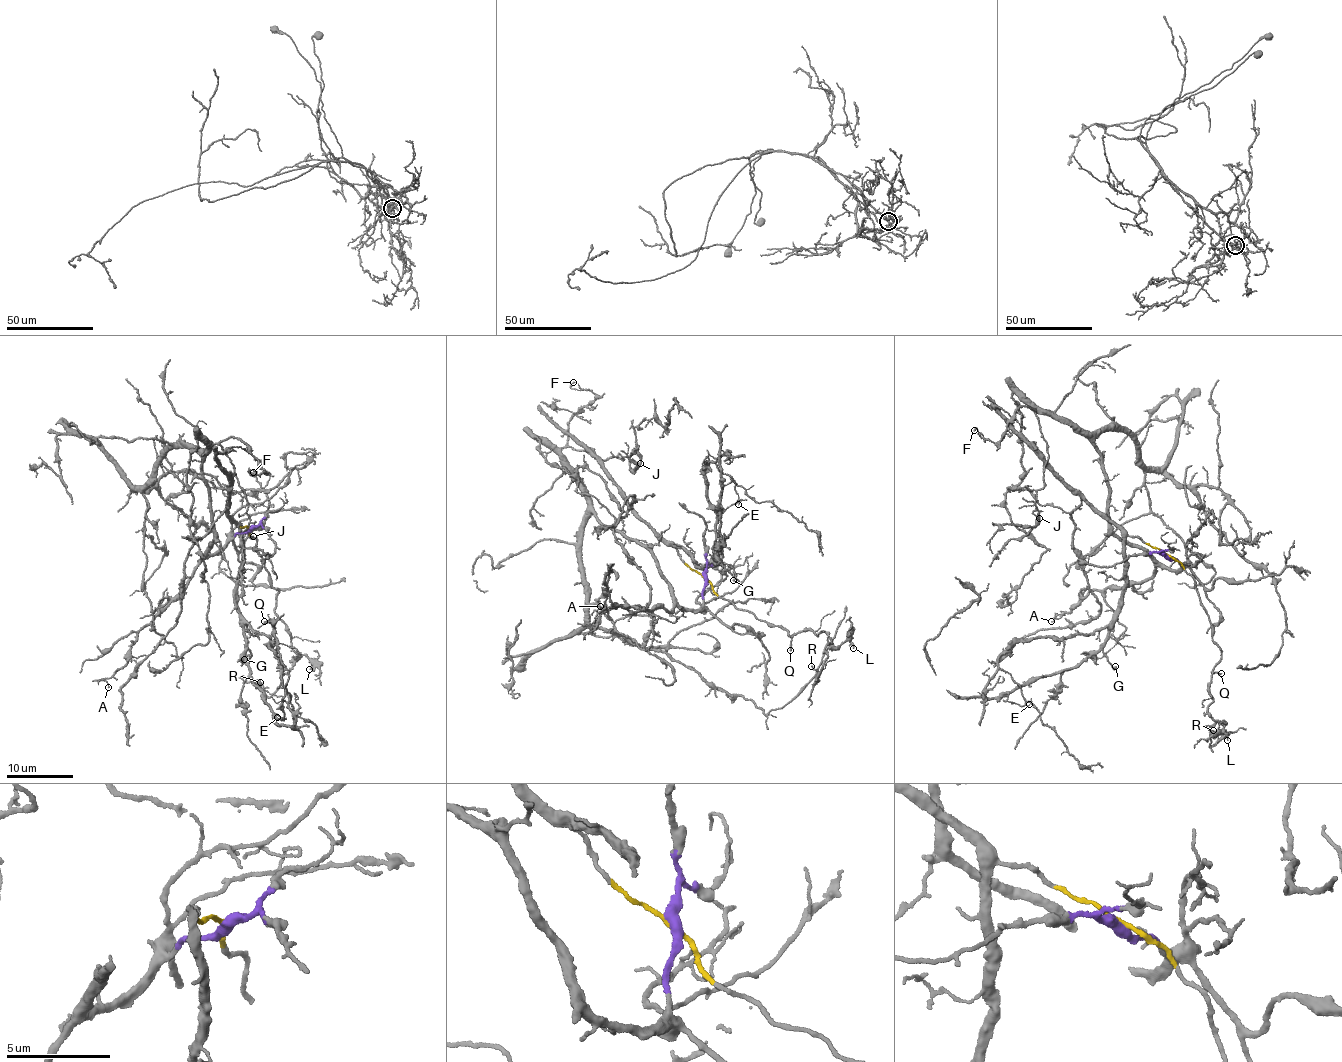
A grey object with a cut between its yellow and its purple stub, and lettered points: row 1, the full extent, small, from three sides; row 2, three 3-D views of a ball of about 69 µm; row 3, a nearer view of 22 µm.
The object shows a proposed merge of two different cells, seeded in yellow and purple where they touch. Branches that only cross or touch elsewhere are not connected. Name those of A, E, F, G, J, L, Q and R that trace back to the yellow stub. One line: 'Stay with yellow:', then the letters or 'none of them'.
Stay with yellow: E, G, L, Q, R

